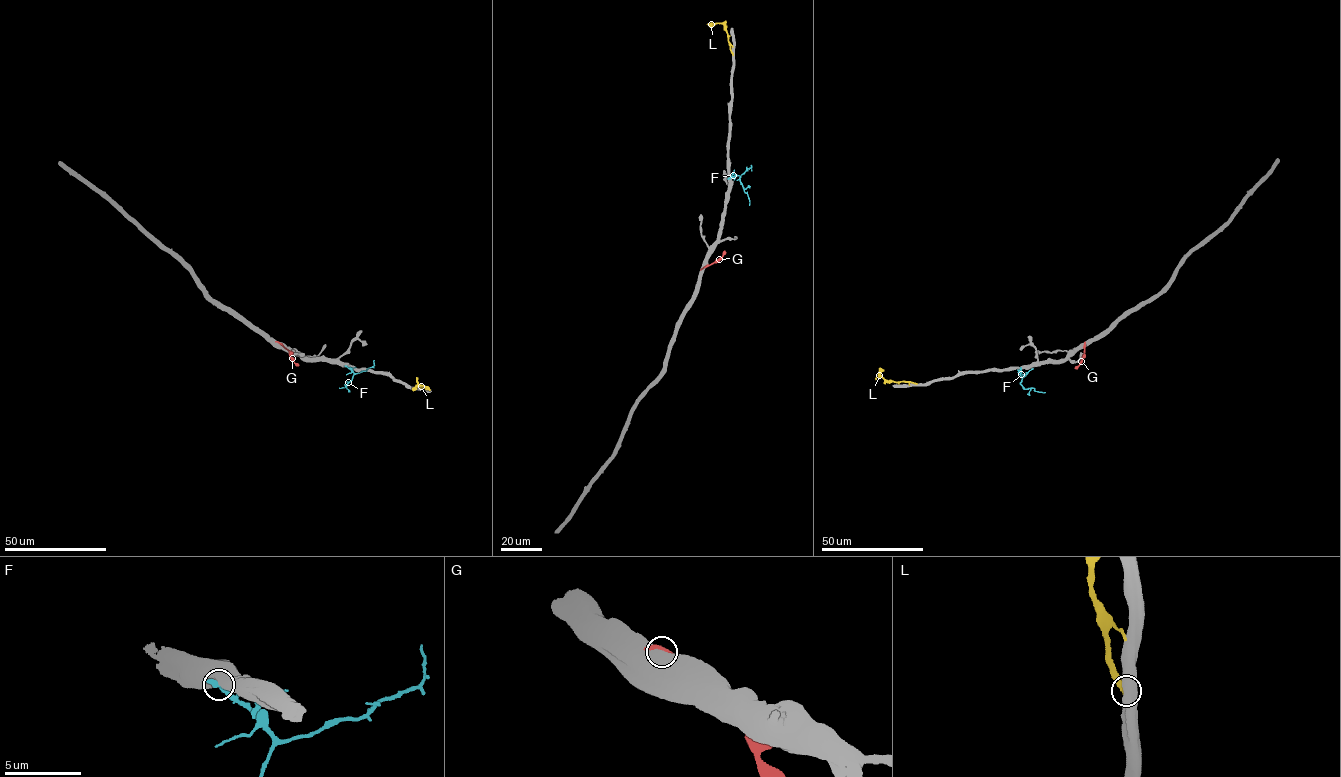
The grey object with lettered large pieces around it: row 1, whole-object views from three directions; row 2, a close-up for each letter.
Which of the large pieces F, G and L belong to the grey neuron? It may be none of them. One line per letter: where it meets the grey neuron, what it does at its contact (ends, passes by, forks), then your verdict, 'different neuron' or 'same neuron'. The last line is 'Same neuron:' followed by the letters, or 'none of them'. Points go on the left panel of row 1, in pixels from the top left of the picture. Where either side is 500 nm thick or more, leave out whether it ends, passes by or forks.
F: (346, 366) | different neuron
G: (277, 342) | different neuron
L: (417, 387) | different neuron
Same neuron: none of them

